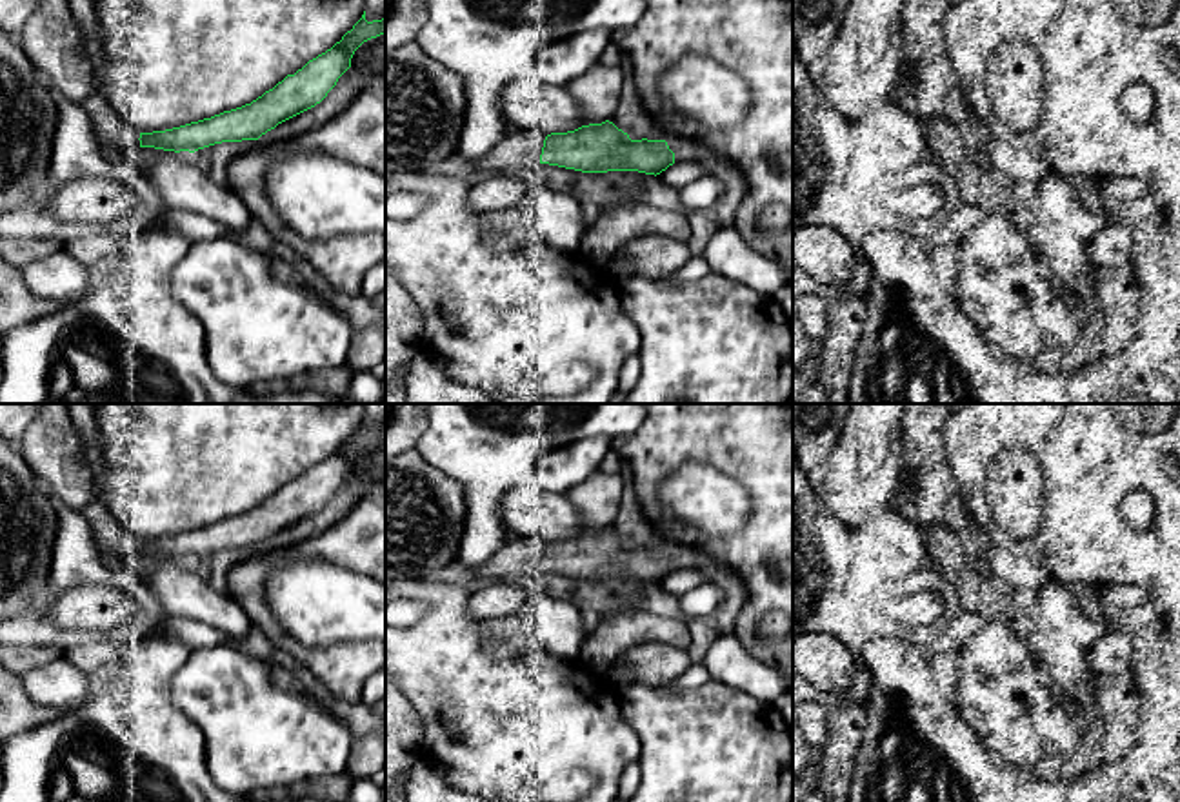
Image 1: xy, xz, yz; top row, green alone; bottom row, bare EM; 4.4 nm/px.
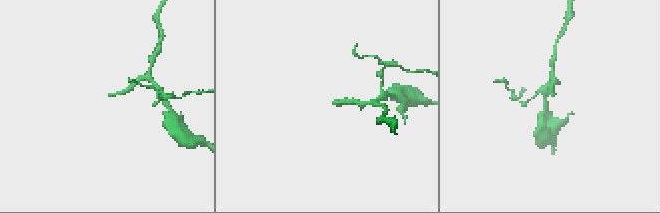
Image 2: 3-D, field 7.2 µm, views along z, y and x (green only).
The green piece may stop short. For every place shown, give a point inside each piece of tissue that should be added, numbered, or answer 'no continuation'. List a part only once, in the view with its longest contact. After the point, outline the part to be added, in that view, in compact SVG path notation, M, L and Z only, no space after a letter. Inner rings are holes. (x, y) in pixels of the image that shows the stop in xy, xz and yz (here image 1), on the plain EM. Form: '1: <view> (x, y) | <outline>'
1: xz (519, 561) | M515 536L484 566L475 567L475 576L493 582L533 582L540 573L545 540L536 536Z

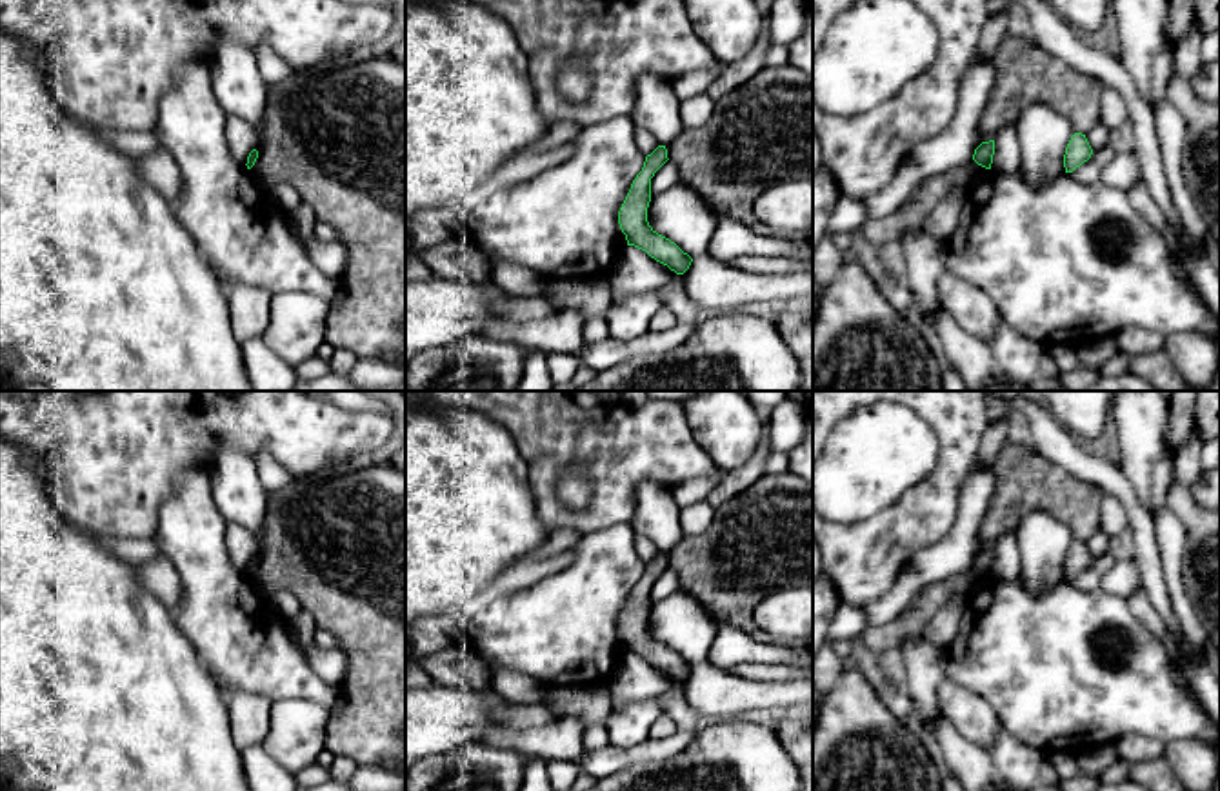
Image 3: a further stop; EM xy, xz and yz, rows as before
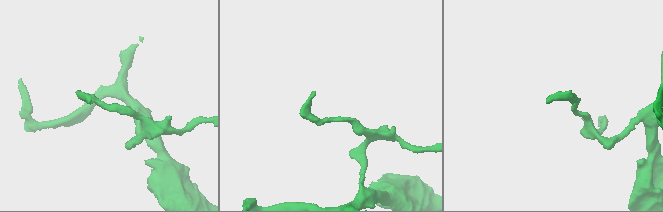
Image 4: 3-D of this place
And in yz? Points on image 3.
no continuation

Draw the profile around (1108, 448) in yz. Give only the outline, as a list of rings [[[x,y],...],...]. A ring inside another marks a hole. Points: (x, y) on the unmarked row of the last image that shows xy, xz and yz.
[[[1115,424],[1105,427],[1104,438],[1091,446],[1091,453],[1096,458],[1104,458],[1107,462],[1120,464],[1120,442],[1118,442]]]

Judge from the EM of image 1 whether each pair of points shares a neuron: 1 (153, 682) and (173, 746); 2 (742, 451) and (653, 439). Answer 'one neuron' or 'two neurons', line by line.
1: one neuron
2: one neuron

